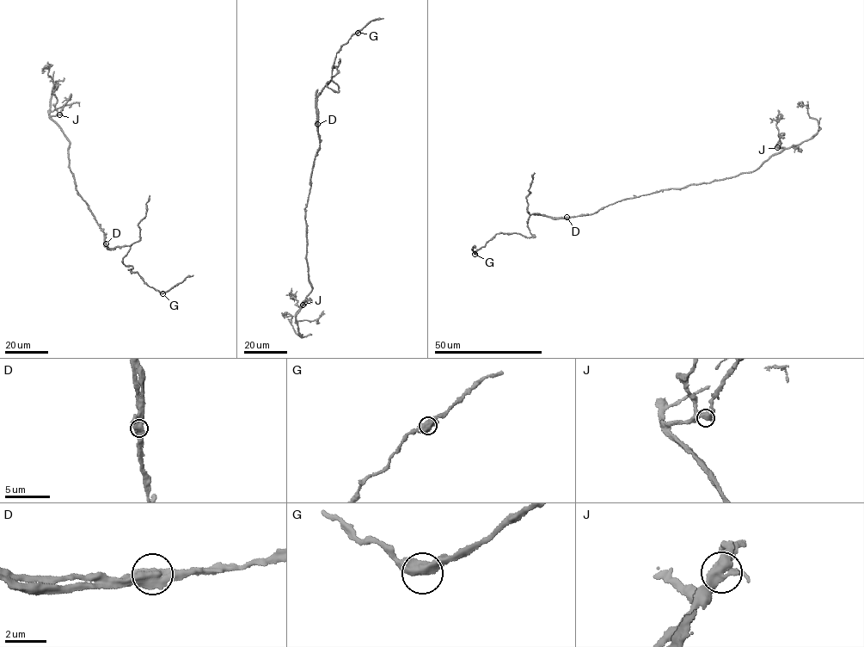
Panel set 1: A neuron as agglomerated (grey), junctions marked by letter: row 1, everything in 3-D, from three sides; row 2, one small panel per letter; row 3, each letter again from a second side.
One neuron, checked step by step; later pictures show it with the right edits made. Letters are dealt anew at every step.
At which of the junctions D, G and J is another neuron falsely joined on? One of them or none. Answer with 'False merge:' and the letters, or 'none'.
False merge: D

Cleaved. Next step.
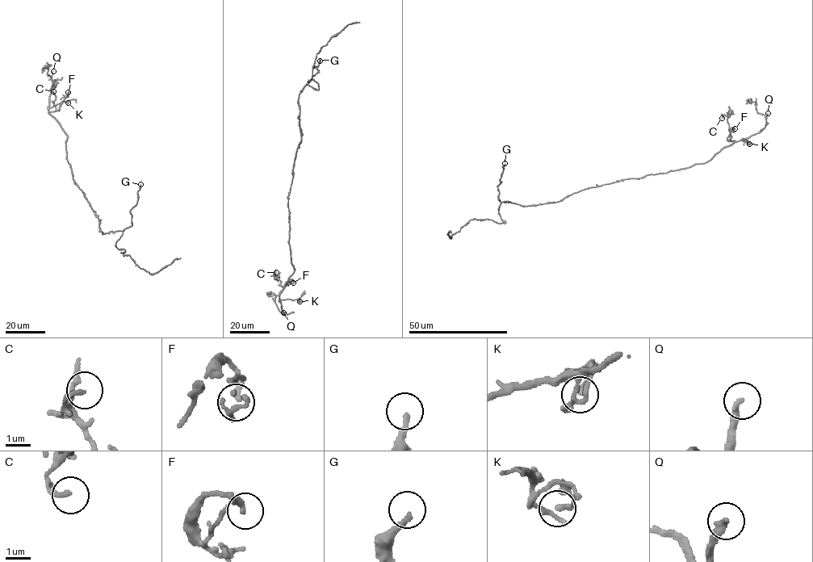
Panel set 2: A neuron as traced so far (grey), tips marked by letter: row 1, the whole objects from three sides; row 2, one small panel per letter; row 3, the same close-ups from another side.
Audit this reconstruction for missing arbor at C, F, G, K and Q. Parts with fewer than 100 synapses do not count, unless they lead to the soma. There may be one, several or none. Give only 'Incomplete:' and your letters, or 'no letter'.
Incomplete: G, Q

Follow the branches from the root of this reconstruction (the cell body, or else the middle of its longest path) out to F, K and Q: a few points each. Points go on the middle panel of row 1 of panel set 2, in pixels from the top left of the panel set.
F: (292, 170), (287, 207), (288, 243), (294, 271), (280, 293), (286, 282), (293, 280), (293, 283)
K: (292, 170), (287, 207), (288, 243), (294, 271), (285, 283), (279, 299), (299, 301)
Q: (292, 170), (287, 207), (288, 243), (294, 271), (280, 294), (282, 311), (283, 312)

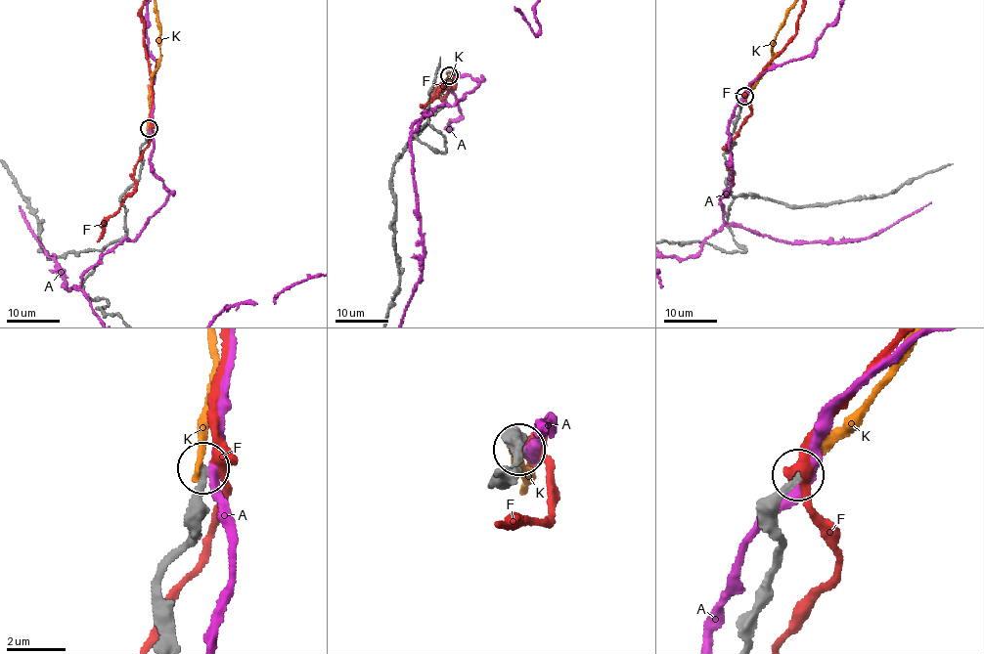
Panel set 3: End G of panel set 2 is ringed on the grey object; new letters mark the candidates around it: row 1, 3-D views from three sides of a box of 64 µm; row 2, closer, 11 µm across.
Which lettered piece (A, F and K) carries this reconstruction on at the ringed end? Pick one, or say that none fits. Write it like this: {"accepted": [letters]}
{"accepted": []}

